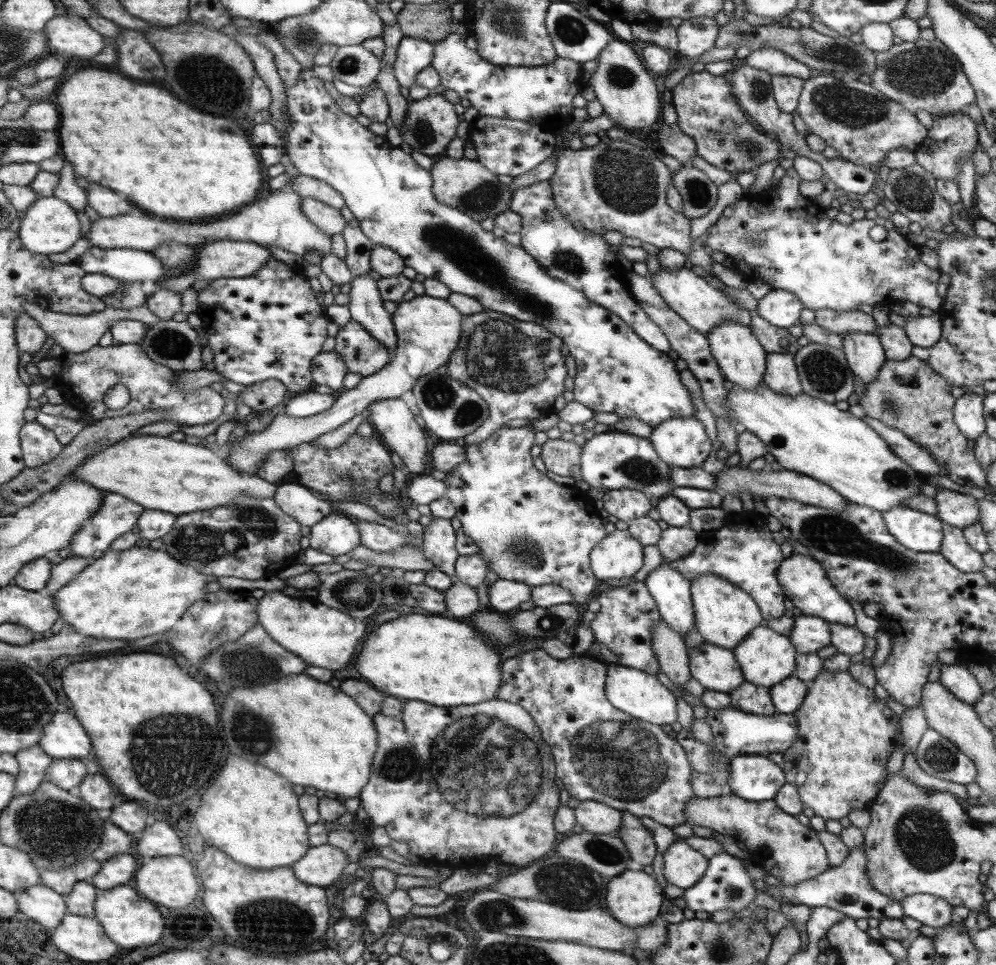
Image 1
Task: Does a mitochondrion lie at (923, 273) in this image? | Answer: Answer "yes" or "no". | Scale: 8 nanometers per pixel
no

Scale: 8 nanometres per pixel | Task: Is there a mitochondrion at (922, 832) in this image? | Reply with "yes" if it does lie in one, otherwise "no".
yes

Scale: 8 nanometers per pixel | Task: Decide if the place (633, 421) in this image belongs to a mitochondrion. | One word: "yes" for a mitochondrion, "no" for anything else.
no

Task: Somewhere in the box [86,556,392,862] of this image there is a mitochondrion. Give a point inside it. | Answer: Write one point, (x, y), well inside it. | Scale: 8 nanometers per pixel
(151, 741)

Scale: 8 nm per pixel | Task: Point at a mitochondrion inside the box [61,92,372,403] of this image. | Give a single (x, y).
(171, 343)

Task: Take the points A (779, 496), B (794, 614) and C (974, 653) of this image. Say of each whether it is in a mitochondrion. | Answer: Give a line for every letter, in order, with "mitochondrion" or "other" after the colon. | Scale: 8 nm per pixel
A: other
B: other
C: other

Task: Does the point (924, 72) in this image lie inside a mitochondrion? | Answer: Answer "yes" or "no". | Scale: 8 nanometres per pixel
yes

